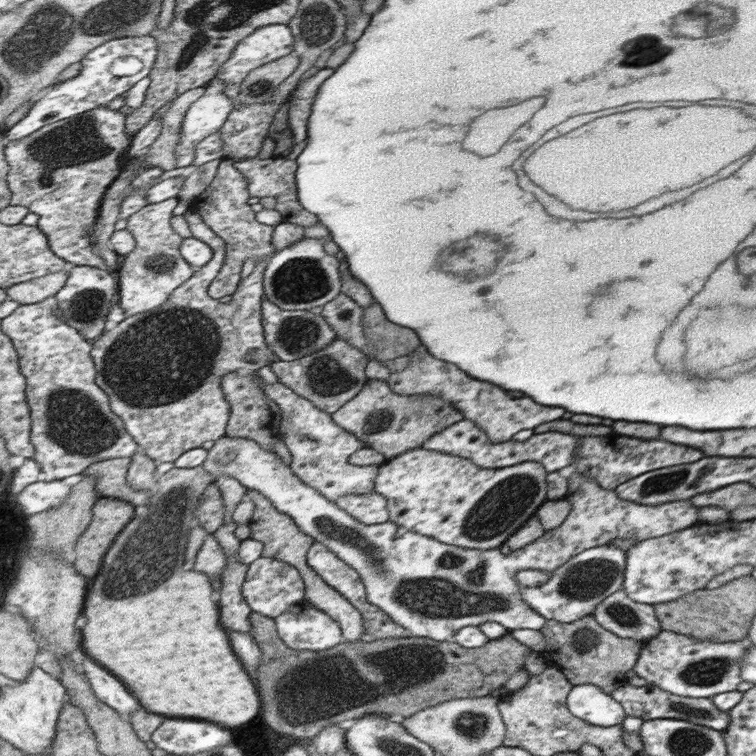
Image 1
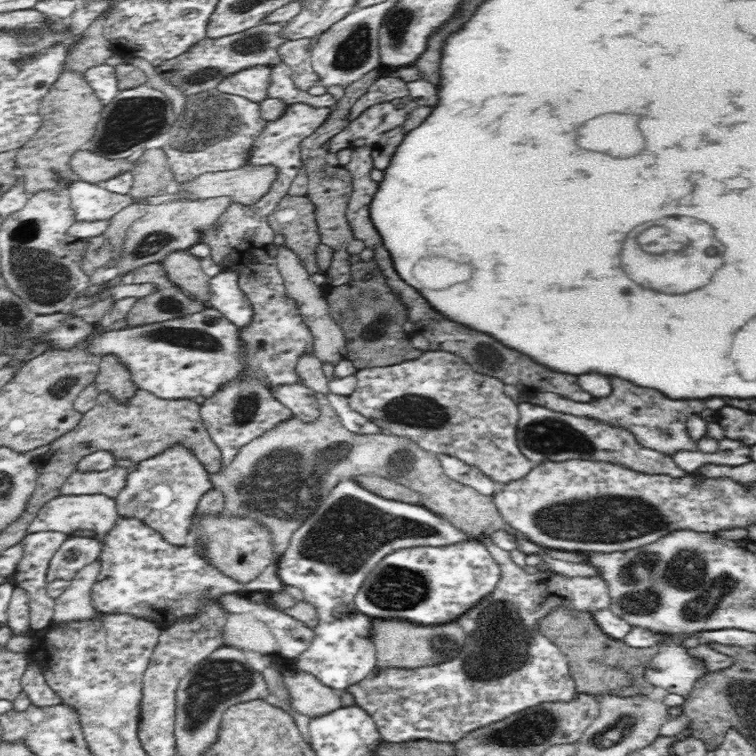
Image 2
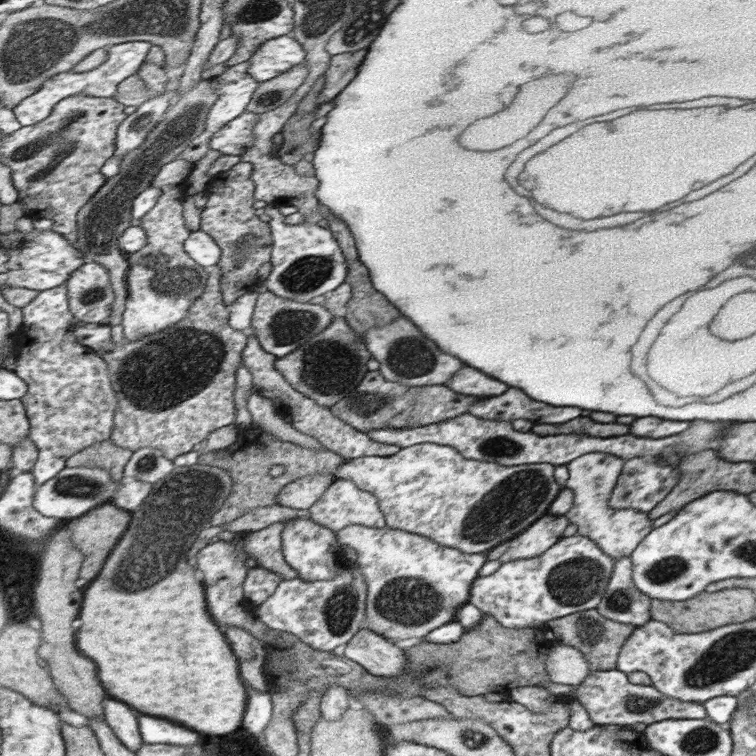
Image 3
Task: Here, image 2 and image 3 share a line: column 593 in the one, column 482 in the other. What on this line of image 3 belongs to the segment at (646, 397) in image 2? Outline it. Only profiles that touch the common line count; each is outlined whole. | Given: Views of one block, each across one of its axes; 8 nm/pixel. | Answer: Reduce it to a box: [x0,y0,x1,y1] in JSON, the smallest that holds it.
[469,388,581,424]

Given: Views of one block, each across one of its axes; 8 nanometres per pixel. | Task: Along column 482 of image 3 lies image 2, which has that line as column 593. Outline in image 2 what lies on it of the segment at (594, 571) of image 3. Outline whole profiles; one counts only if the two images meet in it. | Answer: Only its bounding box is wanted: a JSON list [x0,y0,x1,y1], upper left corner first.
[344,538,610,744]

